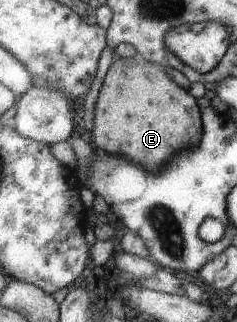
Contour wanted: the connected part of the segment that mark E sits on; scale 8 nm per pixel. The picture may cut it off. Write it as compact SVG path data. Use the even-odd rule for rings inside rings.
M115 57L104 81L91 138L99 151L128 157L146 171L160 173L174 155L200 143L204 126L199 101L172 81L158 62Z

